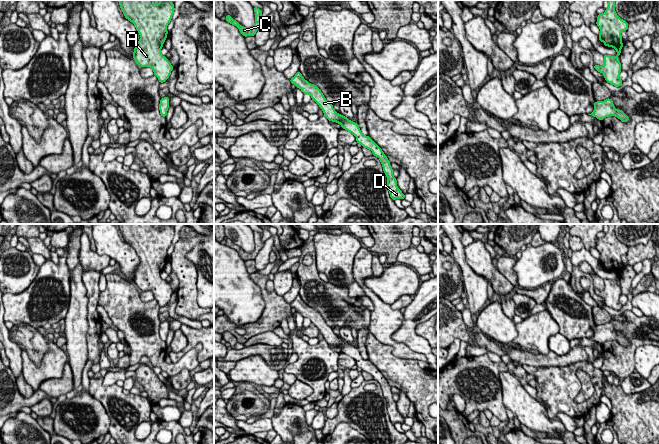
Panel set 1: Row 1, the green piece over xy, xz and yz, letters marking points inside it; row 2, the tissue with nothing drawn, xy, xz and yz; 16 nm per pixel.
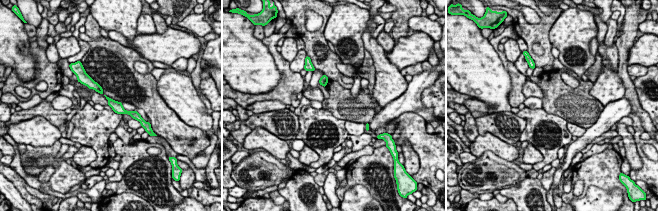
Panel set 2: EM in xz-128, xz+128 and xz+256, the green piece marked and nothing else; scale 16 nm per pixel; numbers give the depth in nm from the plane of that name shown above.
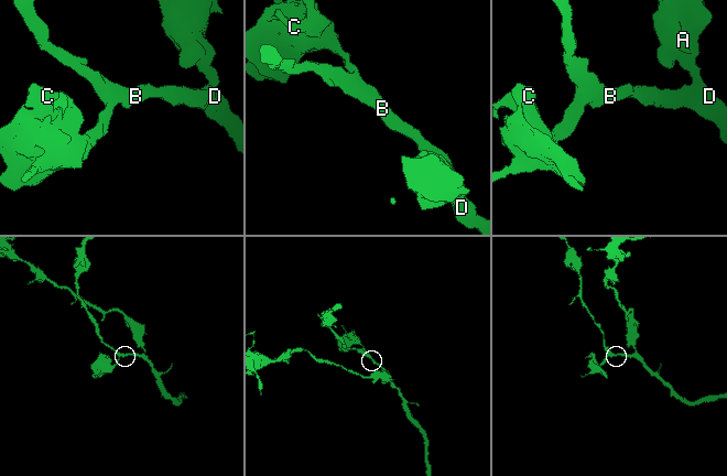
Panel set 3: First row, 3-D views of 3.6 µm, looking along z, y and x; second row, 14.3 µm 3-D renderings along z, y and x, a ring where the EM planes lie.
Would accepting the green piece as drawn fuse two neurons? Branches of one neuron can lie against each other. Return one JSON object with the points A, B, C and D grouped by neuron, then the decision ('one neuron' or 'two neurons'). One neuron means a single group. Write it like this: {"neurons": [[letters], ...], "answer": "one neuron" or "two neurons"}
{"neurons": [["A", "B", "C", "D"]], "answer": "one neuron"}

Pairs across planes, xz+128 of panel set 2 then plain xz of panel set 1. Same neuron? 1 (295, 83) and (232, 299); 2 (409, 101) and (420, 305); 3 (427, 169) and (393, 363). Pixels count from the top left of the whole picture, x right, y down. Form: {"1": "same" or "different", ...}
{"1": "different", "2": "same", "3": "same"}

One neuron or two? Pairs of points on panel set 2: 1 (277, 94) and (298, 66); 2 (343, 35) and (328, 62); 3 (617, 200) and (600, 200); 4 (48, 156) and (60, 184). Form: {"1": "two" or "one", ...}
{"1": "two", "2": "two", "3": "one", "4": "one"}

